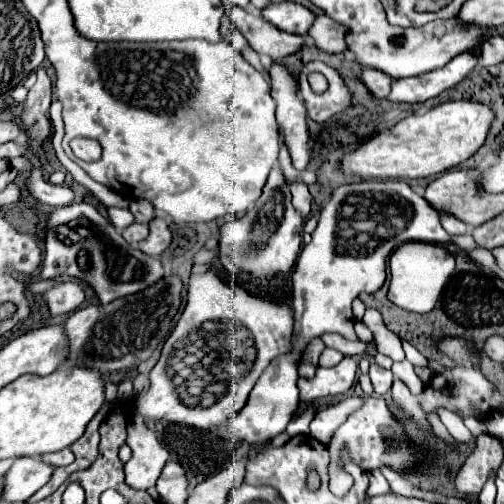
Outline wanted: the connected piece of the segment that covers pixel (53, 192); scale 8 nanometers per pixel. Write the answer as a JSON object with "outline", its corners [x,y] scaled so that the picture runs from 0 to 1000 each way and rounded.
{"outline":[[[77,333],[62,337],[58,353],[50,357],[50,377],[73,397],[93,409],[129,409],[145,401],[145,381],[129,369],[109,369],[85,357],[85,345]]]}

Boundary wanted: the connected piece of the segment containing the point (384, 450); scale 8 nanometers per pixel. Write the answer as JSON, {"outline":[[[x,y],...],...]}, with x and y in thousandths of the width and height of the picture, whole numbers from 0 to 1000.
{"outline":[[[756,786],[724,790],[716,810],[696,817],[688,833],[665,853],[649,885],[657,901],[657,917],[673,917],[673,897],[681,885],[696,893],[696,909],[728,937],[756,929],[756,925],[776,925],[784,933],[808,933],[808,929],[823,929],[827,917],[839,917],[839,905],[812,889],[804,861],[796,857],[792,841],[780,833],[768,810],[768,798]]]}

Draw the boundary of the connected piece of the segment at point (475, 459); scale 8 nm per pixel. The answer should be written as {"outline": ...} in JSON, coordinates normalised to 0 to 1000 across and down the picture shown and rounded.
{"outline":[[[974,861],[946,865],[946,889],[927,909],[919,929],[907,940],[907,972],[927,984],[931,992],[942,992],[942,984],[954,976],[958,960],[970,948],[974,933],[986,933],[998,917],[998,885],[994,877]]]}

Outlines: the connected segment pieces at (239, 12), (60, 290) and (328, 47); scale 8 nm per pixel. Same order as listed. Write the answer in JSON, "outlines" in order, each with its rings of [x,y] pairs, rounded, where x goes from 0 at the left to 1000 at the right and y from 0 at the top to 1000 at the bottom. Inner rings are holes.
{"outlines":[[[[462,12],[454,20],[454,36],[458,36],[458,52],[470,56],[486,71],[494,91],[518,111],[526,107],[538,111],[542,119],[554,119],[573,107],[585,107],[605,87],[601,71],[558,63],[554,56],[542,56],[542,48],[526,48],[518,32],[494,28],[474,12]]],[[[129,556],[129,560],[117,560],[109,563],[101,575],[93,575],[85,583],[93,607],[97,607],[97,619],[105,627],[113,623],[133,623],[133,619],[145,619],[165,595],[169,595],[169,583],[161,575],[161,567],[145,556]]],[[[625,28],[625,40],[609,63],[609,71],[621,79],[621,87],[633,99],[661,103],[661,107],[688,103],[681,67],[685,67],[685,56],[677,56],[677,48],[669,48],[665,40],[653,40],[641,28]]]]}

